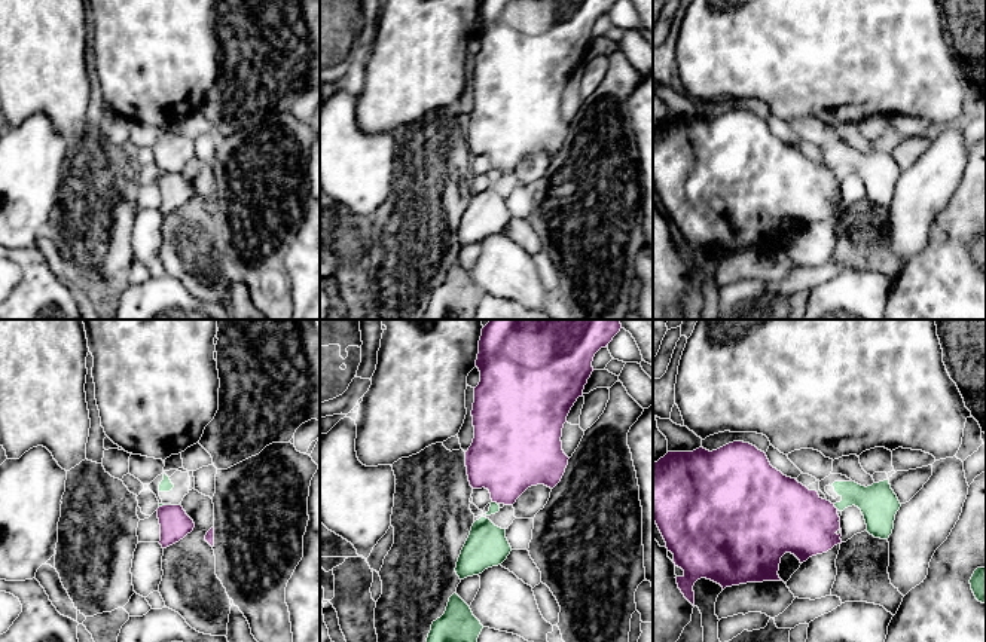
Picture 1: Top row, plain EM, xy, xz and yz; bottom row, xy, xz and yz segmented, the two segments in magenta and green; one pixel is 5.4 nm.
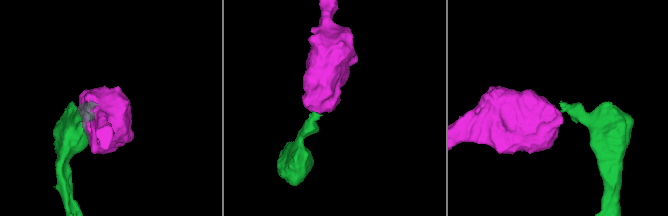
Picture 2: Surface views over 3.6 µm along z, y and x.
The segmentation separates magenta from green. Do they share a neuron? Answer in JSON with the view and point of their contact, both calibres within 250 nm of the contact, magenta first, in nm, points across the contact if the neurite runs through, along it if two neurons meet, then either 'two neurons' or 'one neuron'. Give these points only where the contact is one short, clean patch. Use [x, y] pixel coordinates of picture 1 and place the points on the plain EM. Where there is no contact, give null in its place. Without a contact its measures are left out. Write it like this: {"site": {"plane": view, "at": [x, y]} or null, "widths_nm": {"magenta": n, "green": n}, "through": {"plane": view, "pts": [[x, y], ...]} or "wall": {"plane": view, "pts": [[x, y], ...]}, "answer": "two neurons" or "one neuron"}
{"site": {"plane": "yz", "at": [835, 174]}, "widths_nm": {"magenta": 360, "green": 200}, "wall": {"plane": "yz", "pts": [[833, 171], [838, 176]]}, "answer": "two neurons"}

